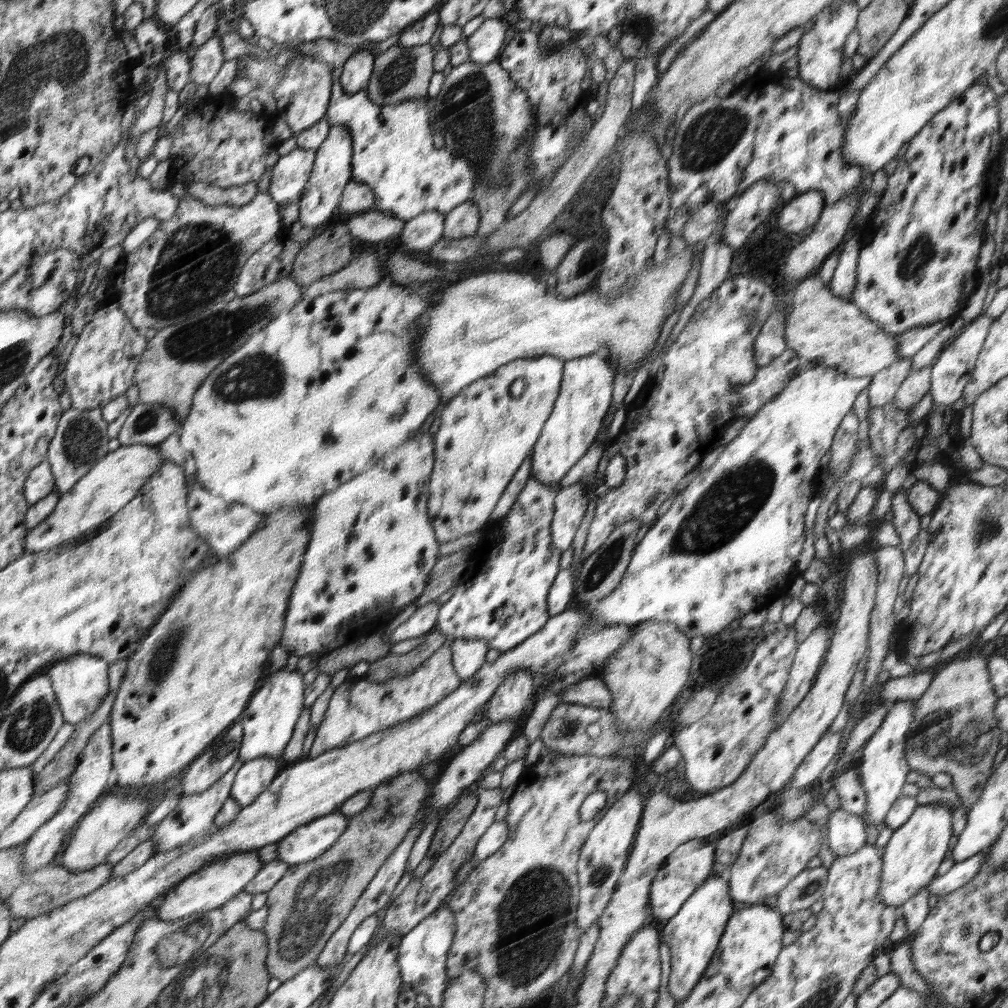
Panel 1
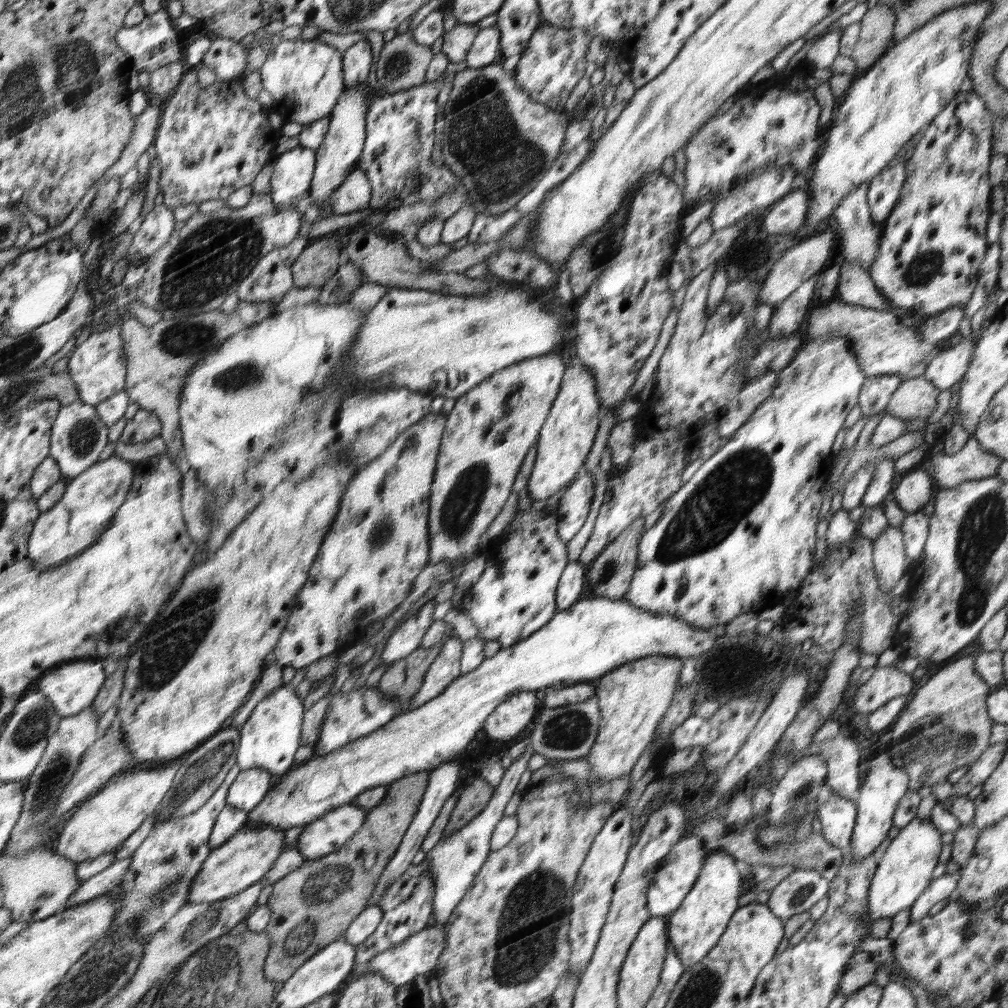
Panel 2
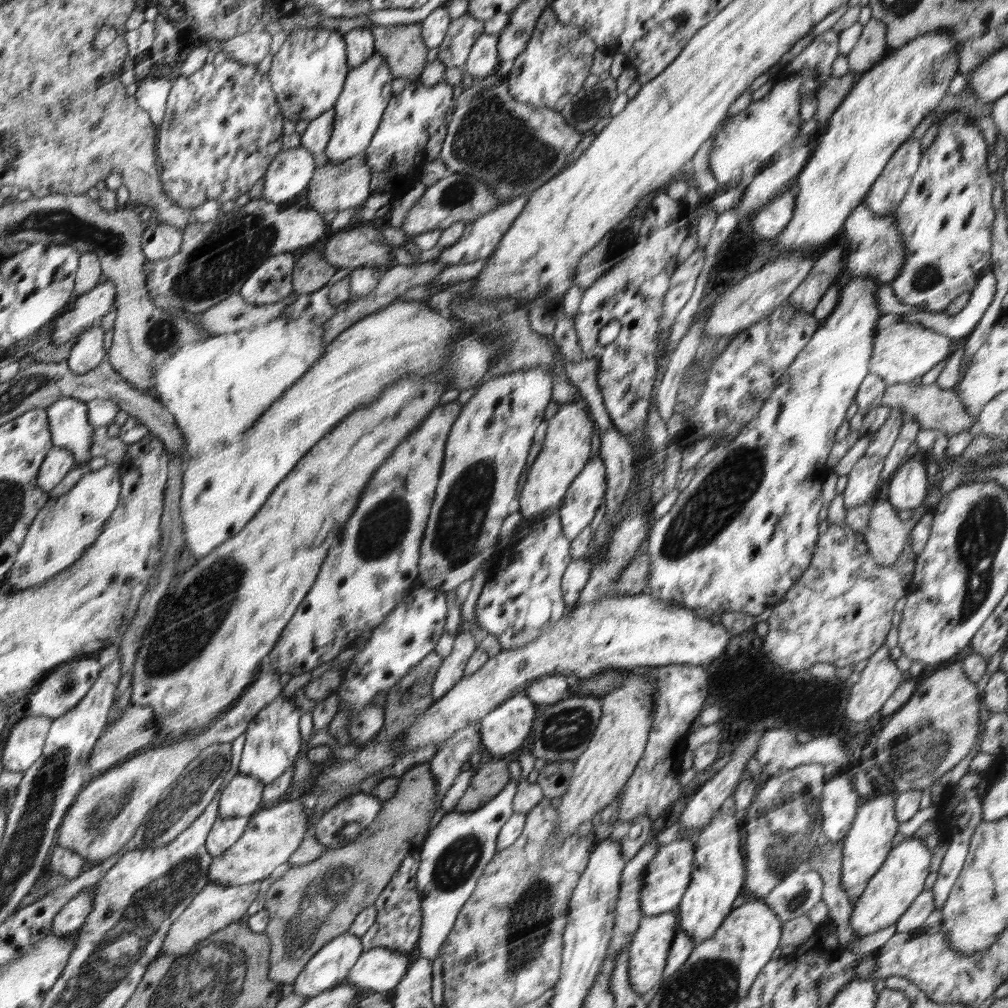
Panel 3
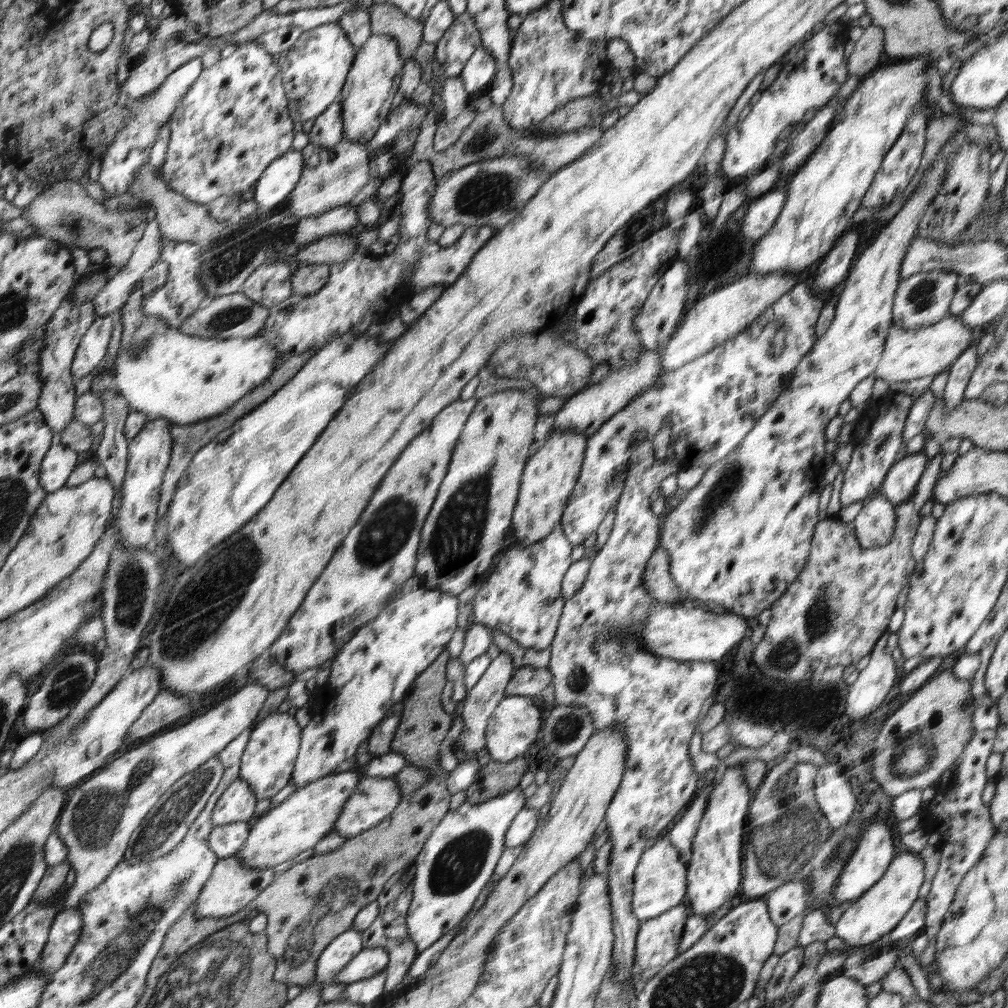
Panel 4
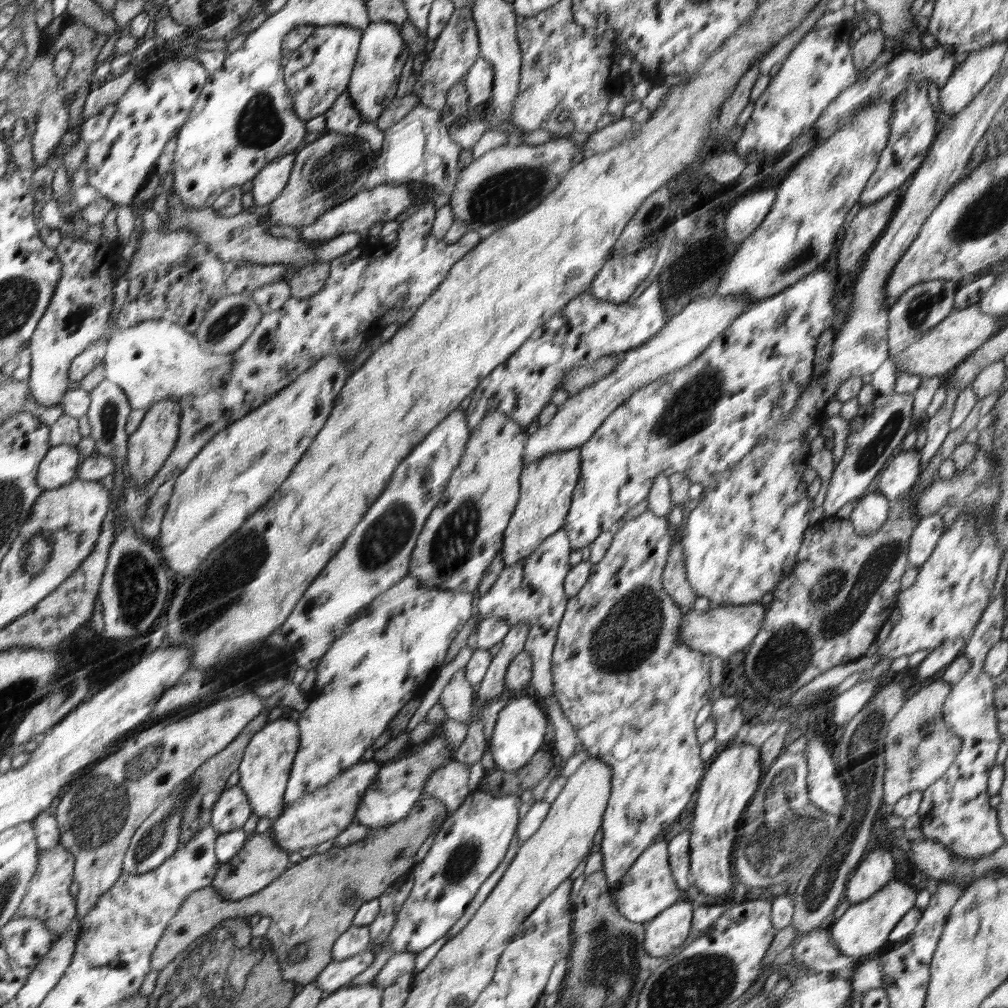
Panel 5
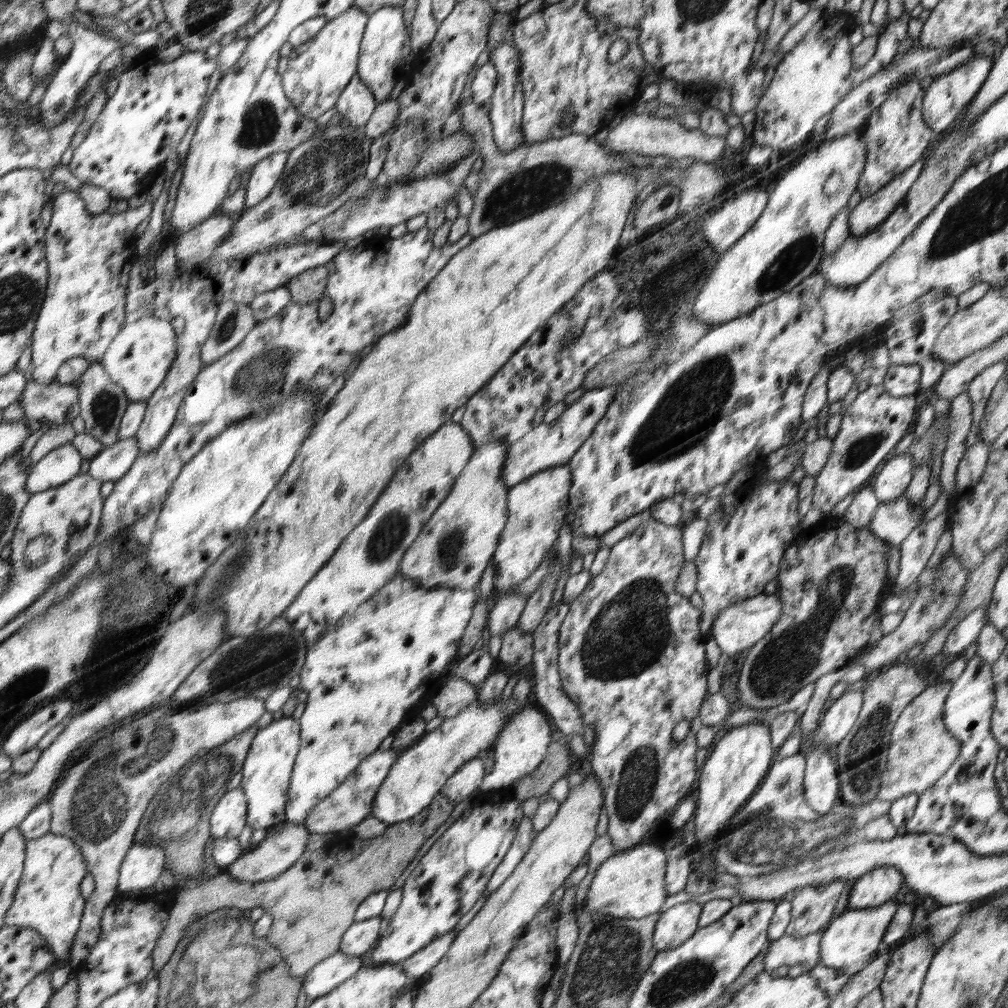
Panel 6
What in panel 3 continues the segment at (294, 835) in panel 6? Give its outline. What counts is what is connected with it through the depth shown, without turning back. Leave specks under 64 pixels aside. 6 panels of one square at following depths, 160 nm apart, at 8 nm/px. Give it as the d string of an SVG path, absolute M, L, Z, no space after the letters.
M254 880L248 884L214 884L208 883L187 910L180 915L176 924L172 926L167 940L164 941L162 951L178 957L190 952L191 948L200 941L208 939L208 936L227 928L230 924L239 922L246 914L252 901L258 896L260 880Z

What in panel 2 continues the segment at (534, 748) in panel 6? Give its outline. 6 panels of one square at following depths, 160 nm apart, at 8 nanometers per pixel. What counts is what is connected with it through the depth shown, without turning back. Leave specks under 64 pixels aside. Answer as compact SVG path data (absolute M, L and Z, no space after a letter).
M522 691L498 704L483 725L488 739L508 742L518 736L536 716L536 694Z

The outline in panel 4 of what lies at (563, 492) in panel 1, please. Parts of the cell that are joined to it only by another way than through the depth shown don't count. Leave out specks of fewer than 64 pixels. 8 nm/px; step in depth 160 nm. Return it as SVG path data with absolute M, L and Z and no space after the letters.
M797 282L796 286L781 296L764 310L743 332L736 334L722 345L706 352L687 362L681 368L664 373L660 383L652 384L636 400L630 401L622 410L614 413L604 424L587 440L586 456L568 504L564 509L563 523L560 527L567 533L568 540L572 544L582 544L586 538L598 530L598 524L608 511L615 508L622 494L629 460L632 456L632 446L636 442L650 442L654 444L655 434L664 423L669 424L672 446L675 459L688 466L702 466L707 469L724 456L728 456L739 445L748 432L755 426L756 421L771 408L771 404L780 396L788 384L792 382L792 372L796 370L798 363L808 354L814 346L815 325L826 302L824 299L813 295L810 285L805 282Z

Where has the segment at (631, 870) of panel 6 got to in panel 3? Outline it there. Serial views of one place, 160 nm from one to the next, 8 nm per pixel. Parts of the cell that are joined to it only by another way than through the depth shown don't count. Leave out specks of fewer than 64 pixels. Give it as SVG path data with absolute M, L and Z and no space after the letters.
M690 840L672 841L656 852L656 857L648 863L643 875L643 887L640 891L641 913L644 917L662 914L663 912L676 911L682 900L684 891L691 881L692 864L694 863L694 846Z

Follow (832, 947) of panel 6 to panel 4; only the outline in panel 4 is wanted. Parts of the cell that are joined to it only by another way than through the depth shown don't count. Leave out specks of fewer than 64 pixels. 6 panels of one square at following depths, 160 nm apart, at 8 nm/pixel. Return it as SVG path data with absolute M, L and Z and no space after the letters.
M902 851L896 854L882 878L860 898L853 900L852 906L842 914L842 918L833 927L834 936L841 938L848 945L862 947L892 932L918 899L918 890L925 881L924 875L924 862L916 853Z

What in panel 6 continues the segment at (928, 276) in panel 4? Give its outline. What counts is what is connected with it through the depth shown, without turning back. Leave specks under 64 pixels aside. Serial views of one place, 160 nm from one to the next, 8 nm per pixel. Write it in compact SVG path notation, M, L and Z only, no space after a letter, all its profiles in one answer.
M940 290L923 294L912 305L898 311L884 332L884 344L889 351L890 362L898 365L919 364L918 366L921 366L930 358L940 332L954 318L956 312L958 312L957 296Z

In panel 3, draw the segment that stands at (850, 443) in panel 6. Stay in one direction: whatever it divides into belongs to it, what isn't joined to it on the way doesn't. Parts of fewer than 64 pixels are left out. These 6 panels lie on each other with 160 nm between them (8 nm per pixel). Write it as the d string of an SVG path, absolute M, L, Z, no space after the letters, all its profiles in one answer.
M891 408L890 416L884 425L878 431L870 433L872 443L847 475L847 485L841 494L846 510L866 504L874 490L879 487L884 461L888 458L905 419L901 408Z

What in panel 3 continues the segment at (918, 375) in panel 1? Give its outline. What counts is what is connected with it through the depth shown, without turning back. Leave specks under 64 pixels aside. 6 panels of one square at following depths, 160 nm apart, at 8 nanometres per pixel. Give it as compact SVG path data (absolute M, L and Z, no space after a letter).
M911 382L888 385L884 391L881 405L901 408L904 416L913 418L922 429L943 431L948 434L948 438L961 430L972 429L975 431L977 429L976 420L973 420L973 416L965 410L956 391L953 389L942 390L936 383L930 386L911 384Z

